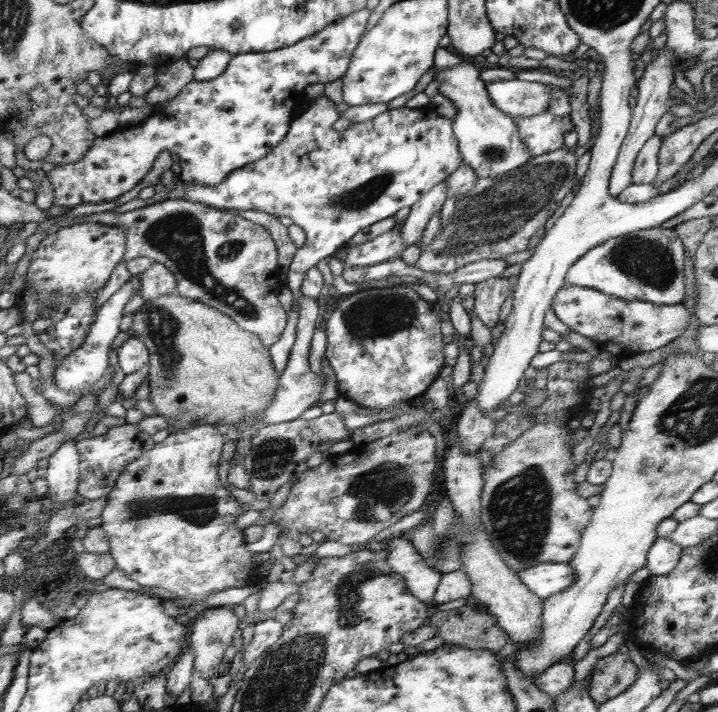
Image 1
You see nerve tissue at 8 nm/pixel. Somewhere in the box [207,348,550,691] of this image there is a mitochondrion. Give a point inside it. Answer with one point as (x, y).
(376, 494)

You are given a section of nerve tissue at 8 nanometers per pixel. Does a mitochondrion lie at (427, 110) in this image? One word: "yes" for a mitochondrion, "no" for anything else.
no

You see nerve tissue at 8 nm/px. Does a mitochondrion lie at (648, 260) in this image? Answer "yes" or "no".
yes

